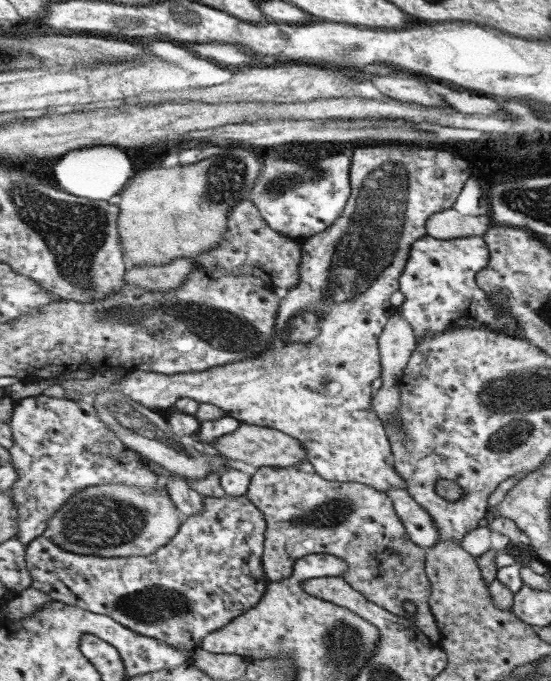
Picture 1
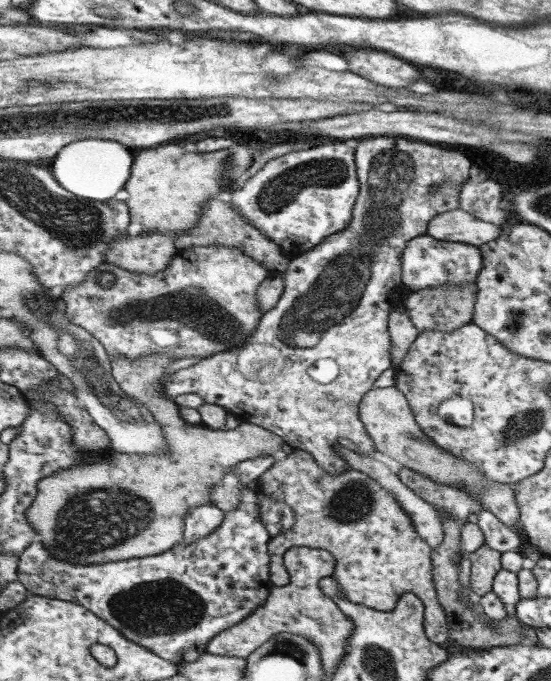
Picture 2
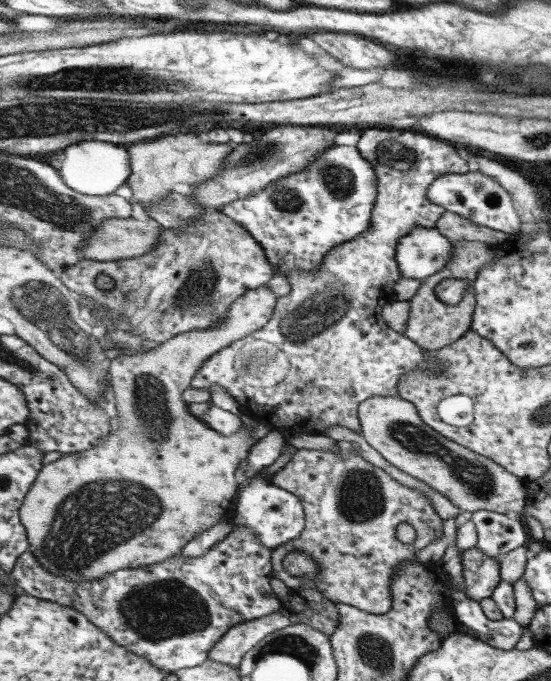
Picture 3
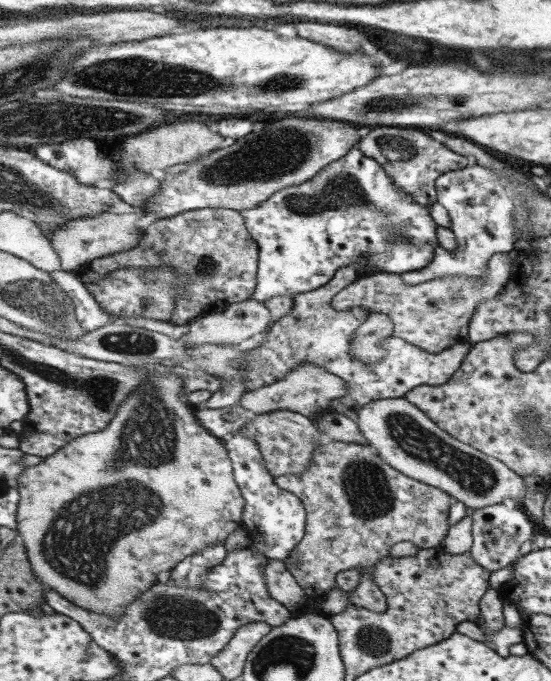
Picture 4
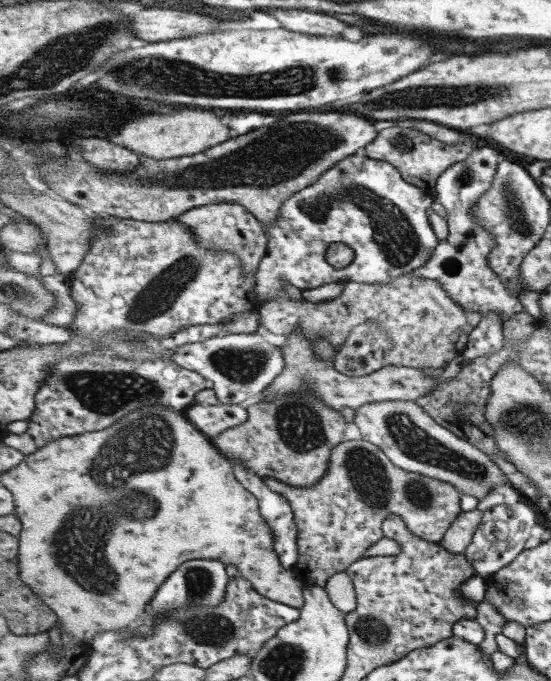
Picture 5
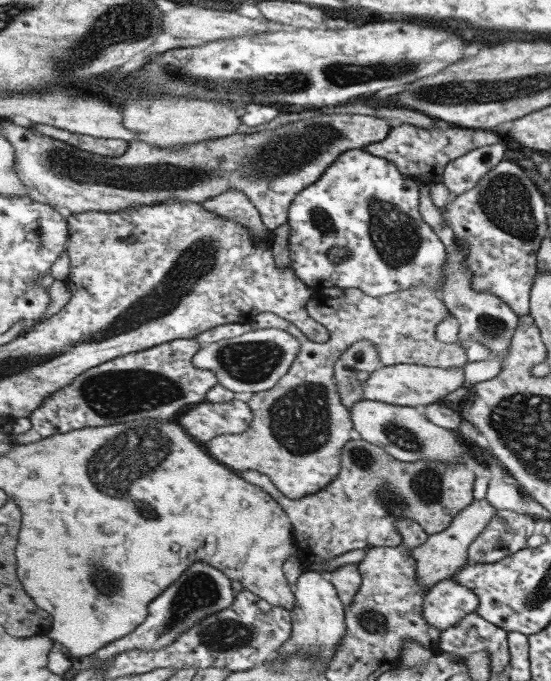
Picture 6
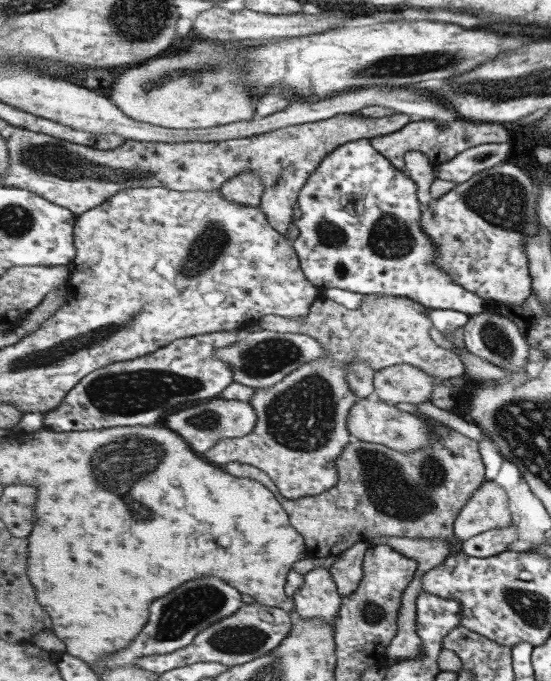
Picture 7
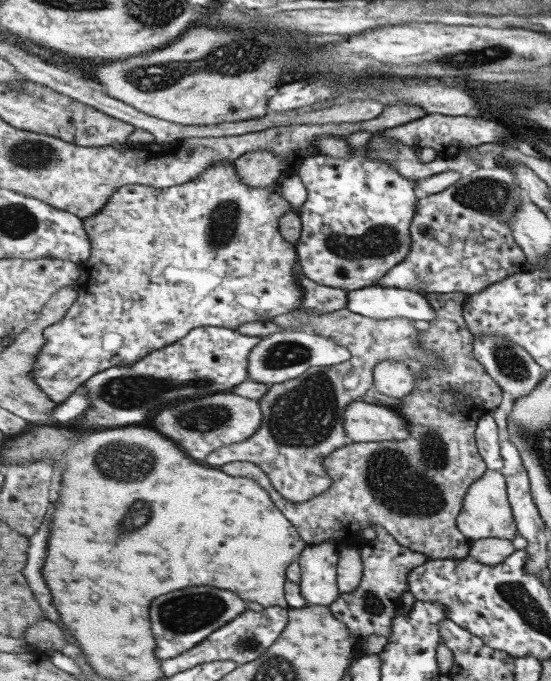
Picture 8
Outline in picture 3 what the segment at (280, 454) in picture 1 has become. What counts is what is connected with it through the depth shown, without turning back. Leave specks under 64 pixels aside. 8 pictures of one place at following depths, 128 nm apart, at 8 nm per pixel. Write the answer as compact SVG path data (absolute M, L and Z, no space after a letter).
M265 284L239 297L220 325L181 333L146 352L113 360L113 398L117 398L119 412L113 432L101 446L93 446L93 450L67 453L46 464L21 506L20 517L28 531L31 549L48 570L68 575L75 582L84 582L101 580L125 568L141 568L168 561L172 556L180 555L198 534L221 522L229 508L237 505L235 472L240 468L240 462L247 458L251 447L266 438L271 430L258 424L253 429L241 426L235 435L220 434L192 414L184 394L192 387L197 366L236 340L265 328L272 319L278 300L276 292Z

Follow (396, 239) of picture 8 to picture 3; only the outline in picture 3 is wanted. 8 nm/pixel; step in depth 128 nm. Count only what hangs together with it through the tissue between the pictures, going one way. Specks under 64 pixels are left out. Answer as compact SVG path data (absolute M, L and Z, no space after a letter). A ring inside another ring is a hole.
M335 145L329 146L305 170L280 178L253 196L230 202L222 211L241 223L261 243L276 275L287 276L292 270L318 270L336 246L367 232L372 227L377 201L378 178L373 163L359 154L358 146ZM436 226L415 227L400 240L397 257L403 277L429 278L443 270L451 260L451 240Z

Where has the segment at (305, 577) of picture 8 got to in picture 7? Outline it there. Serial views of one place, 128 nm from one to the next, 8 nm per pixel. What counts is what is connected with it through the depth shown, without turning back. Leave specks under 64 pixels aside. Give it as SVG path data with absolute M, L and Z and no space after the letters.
M318 566L312 568L304 575L304 585L294 594L295 612L301 619L321 619L330 625L336 626L336 618L339 617L341 605L344 604L344 596L338 590L336 579L330 568Z

